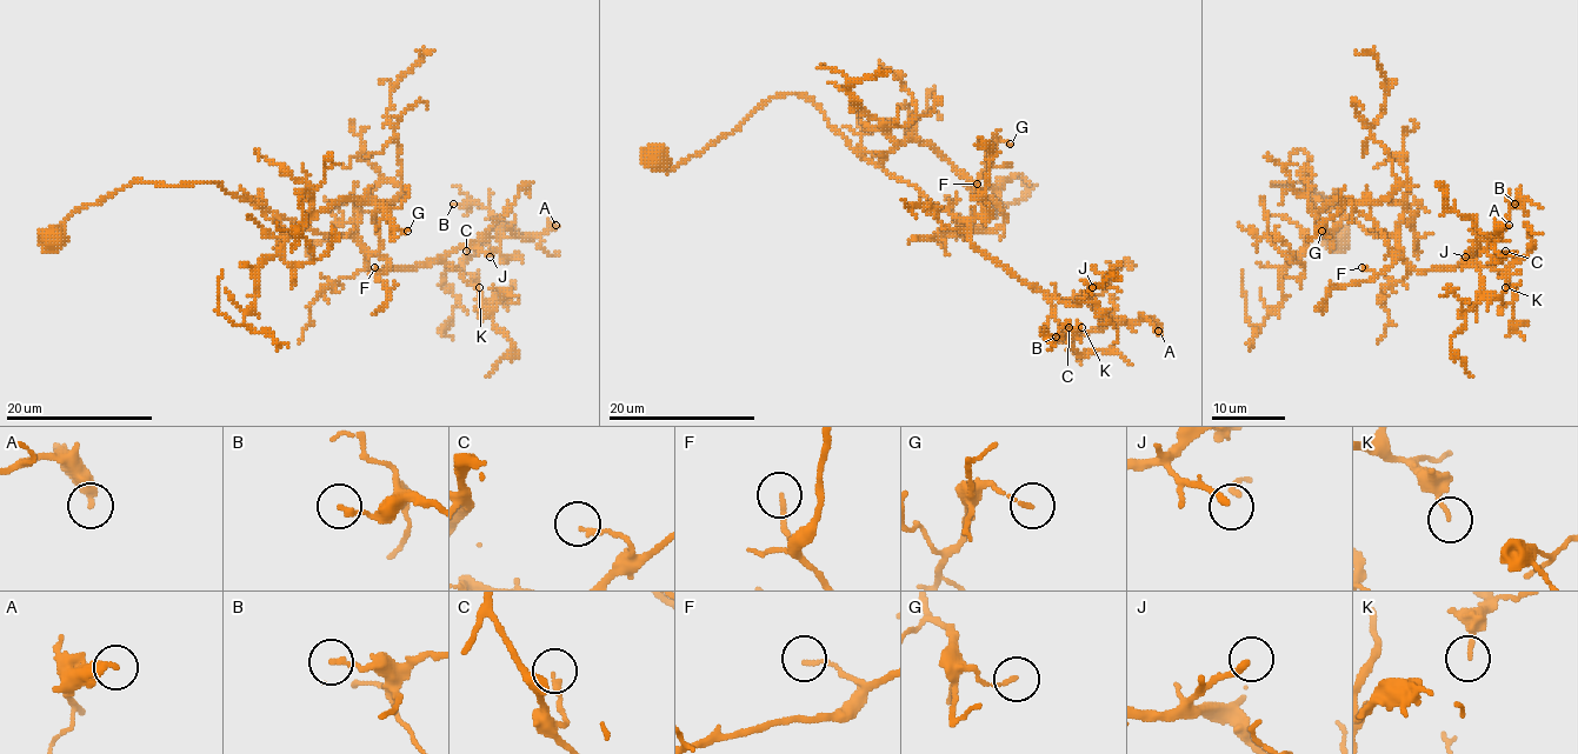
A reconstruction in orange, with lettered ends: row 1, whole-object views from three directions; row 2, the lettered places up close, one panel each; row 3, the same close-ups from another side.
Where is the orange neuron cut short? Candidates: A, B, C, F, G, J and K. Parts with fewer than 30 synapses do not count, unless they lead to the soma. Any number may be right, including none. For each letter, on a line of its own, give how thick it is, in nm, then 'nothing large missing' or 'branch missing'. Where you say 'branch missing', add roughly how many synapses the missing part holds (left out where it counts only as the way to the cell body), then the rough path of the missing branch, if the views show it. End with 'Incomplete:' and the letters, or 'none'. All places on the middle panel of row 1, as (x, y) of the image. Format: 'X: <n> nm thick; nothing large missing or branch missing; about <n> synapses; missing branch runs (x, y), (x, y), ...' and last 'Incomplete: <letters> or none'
A: 300 nm thick; nothing large missing
B: 160 nm thick; nothing large missing
C: 160 nm thick; nothing large missing
F: 150 nm thick; nothing large missing
G: 130 nm thick; nothing large missing
J: 200 nm thick; nothing large missing
K: 130 nm thick; nothing large missing
Incomplete: none

